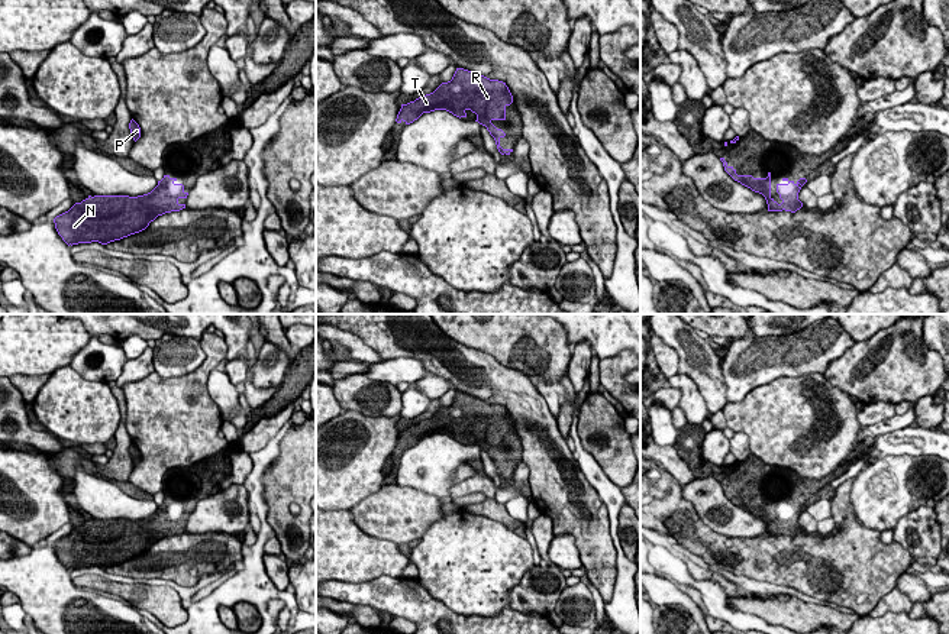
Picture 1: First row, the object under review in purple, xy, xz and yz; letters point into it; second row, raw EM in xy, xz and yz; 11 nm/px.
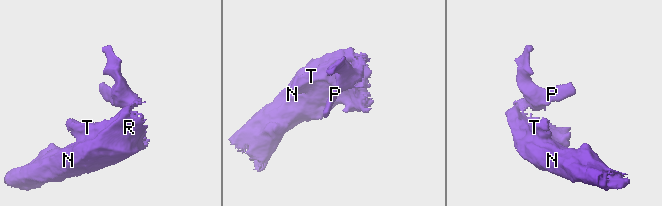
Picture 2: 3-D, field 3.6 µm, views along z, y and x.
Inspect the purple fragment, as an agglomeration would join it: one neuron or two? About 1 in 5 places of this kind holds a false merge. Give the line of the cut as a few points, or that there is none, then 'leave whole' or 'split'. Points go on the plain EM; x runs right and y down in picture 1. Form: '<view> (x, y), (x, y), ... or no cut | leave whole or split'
no cut | leave whole

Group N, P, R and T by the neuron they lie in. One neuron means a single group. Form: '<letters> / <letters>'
N P R T

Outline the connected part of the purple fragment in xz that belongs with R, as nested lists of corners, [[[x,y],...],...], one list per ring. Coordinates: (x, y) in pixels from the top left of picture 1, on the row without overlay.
[[[456,392],[452,404],[442,407],[433,417],[401,428],[396,446],[410,449],[423,437],[435,434],[446,434],[461,443],[467,441],[467,434],[471,434],[477,439],[475,446],[485,450],[494,462],[498,476],[510,479],[513,473],[503,473],[500,470],[500,463],[506,457],[491,446],[506,444],[506,431],[511,427],[513,420],[506,407]]]

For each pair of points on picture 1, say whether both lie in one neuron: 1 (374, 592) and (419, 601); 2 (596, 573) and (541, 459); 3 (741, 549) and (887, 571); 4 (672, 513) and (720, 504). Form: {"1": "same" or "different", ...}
{"1": "same", "2": "same", "3": "same", "4": "different"}

